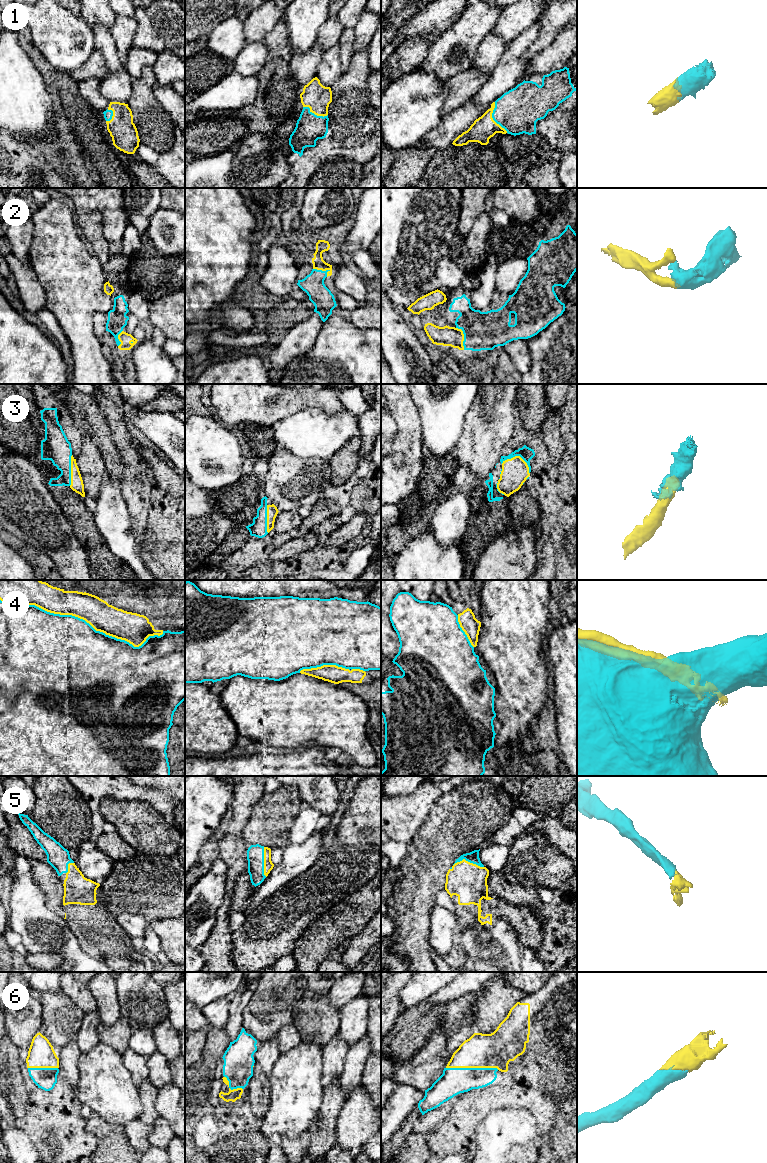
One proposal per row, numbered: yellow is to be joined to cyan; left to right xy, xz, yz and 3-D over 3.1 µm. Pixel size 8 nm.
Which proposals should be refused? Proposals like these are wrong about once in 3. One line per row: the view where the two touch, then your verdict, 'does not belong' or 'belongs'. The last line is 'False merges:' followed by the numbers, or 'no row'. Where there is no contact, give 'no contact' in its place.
1: contact in yz; belongs
2: contact in yz; belongs
3: contact in yz; belongs
4: contact in xy; does not belong
5: contact in yz; belongs
6: contact in yz; belongs
False merges: 4

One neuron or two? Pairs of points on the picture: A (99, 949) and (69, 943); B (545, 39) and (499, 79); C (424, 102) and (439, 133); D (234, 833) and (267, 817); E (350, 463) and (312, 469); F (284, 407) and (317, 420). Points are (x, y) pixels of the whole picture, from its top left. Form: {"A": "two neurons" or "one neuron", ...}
{"A": "two neurons", "B": "two neurons", "C": "two neurons", "D": "two neurons", "E": "two neurons", "F": "two neurons"}

